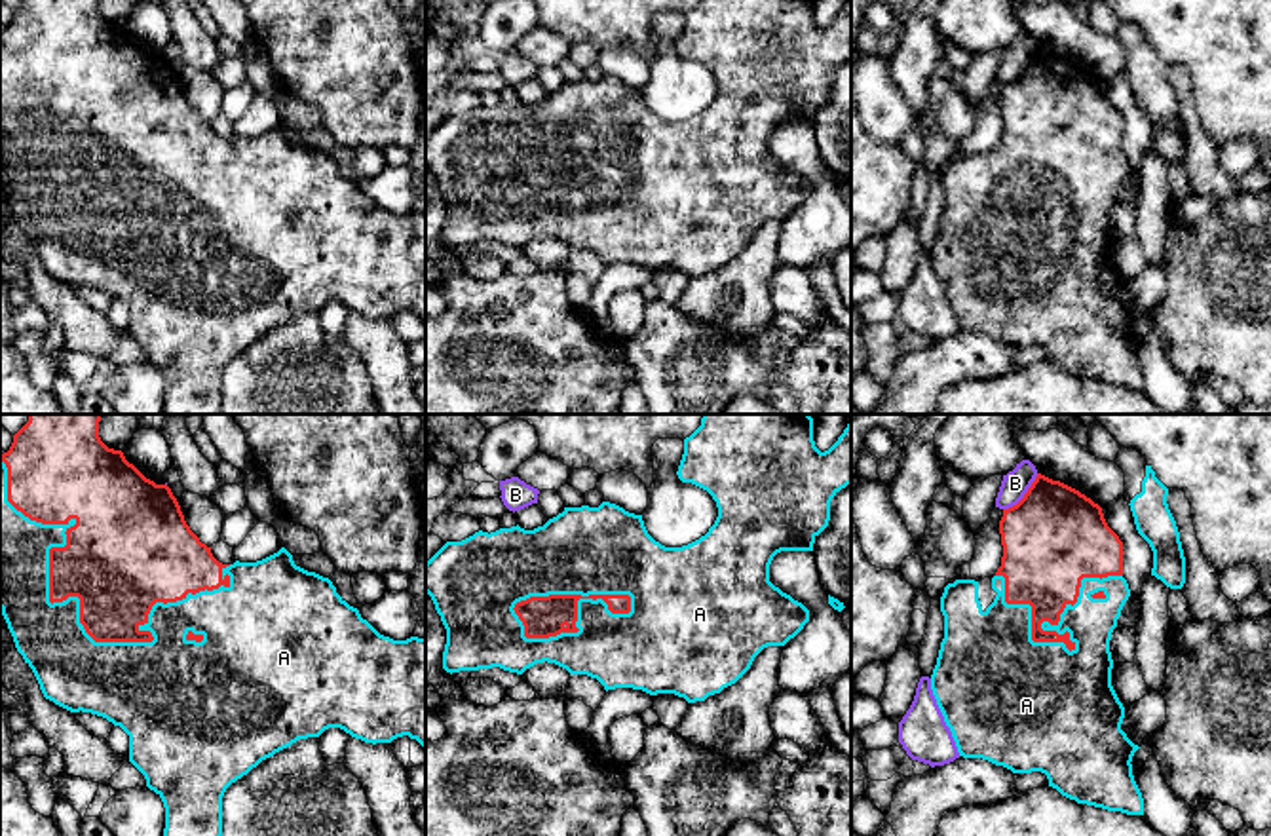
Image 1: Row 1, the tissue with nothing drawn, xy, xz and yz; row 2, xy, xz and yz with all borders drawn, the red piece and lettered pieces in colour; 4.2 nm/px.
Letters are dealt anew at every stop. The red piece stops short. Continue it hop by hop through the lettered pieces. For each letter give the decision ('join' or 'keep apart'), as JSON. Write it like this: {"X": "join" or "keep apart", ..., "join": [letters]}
{"A": "join", "B": "keep apart", "join": ["A"]}

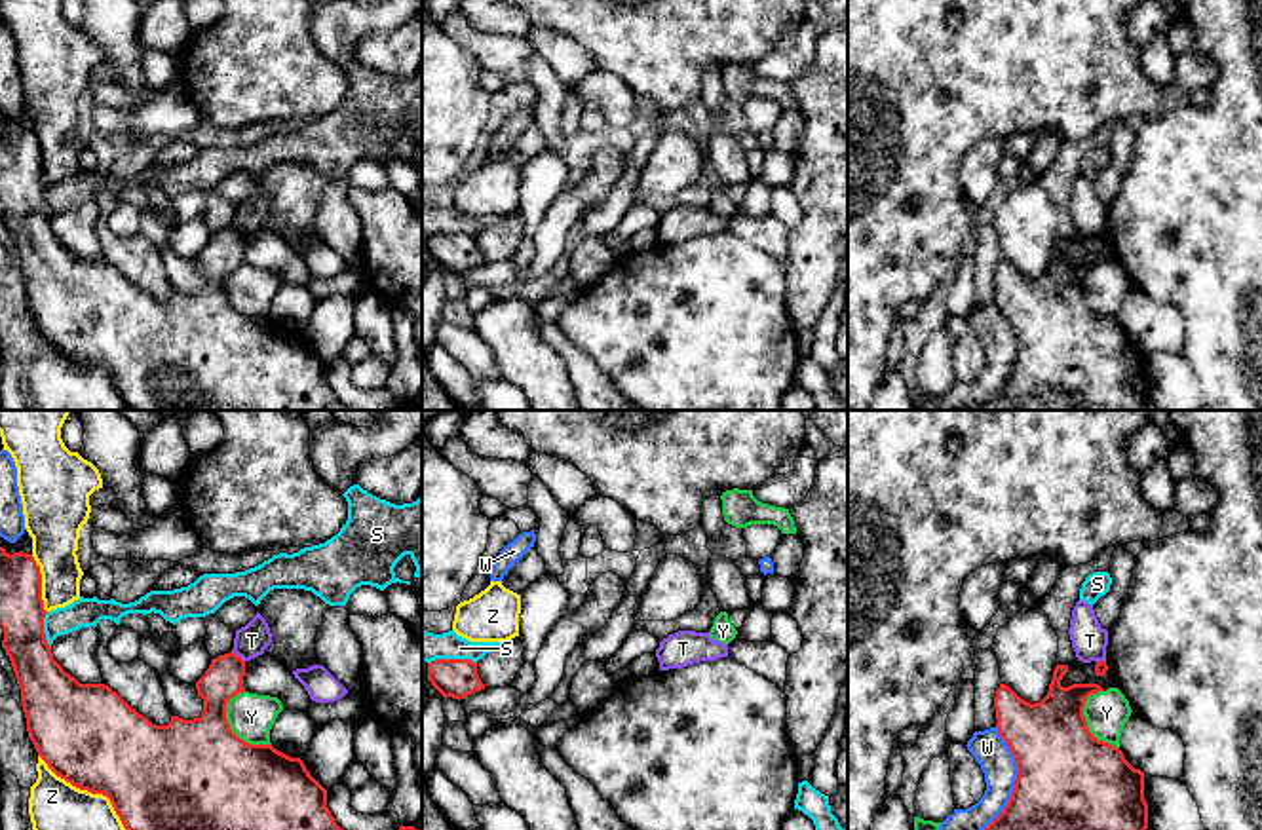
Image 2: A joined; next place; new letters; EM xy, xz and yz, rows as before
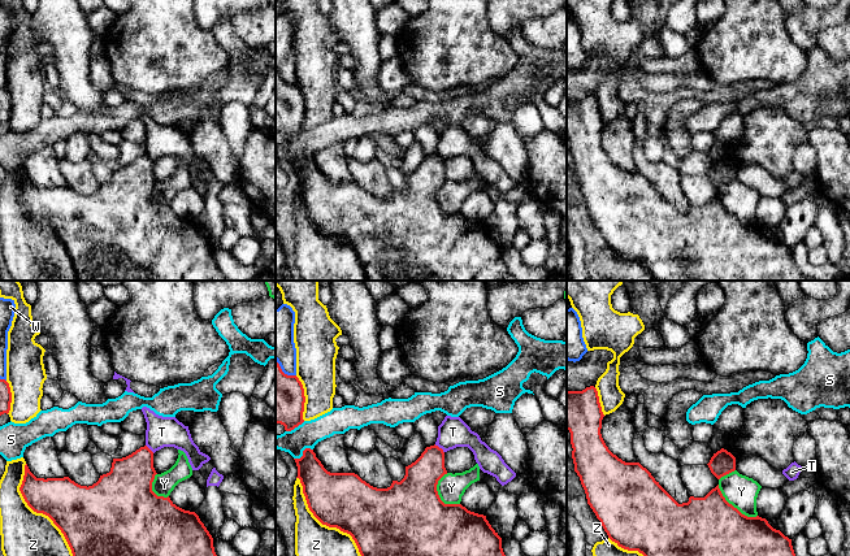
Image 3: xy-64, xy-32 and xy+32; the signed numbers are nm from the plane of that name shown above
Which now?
{"S": "keep apart", "T": "keep apart", "W": "keep apart", "Y": "keep apart", "Z": "keep apart", "join": []}

